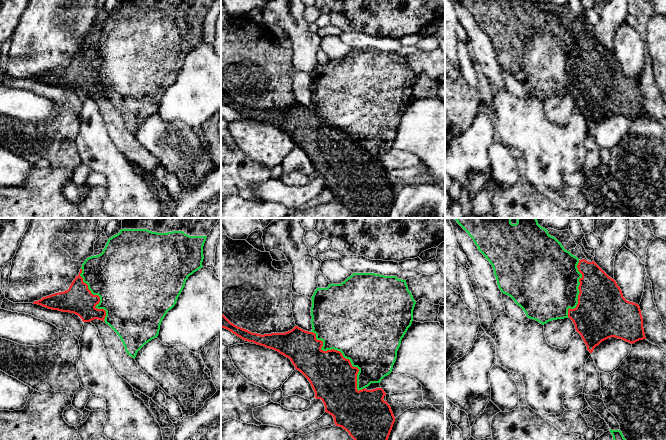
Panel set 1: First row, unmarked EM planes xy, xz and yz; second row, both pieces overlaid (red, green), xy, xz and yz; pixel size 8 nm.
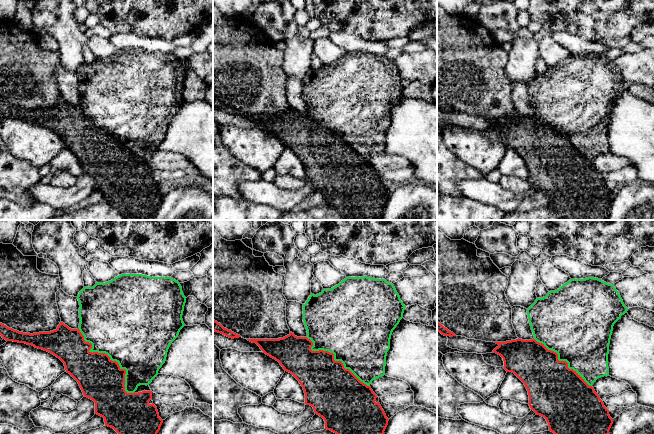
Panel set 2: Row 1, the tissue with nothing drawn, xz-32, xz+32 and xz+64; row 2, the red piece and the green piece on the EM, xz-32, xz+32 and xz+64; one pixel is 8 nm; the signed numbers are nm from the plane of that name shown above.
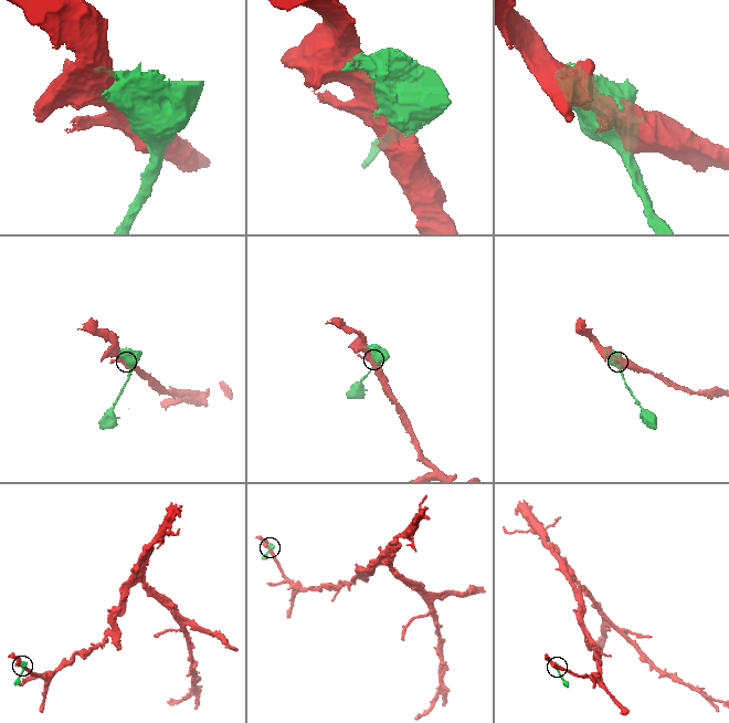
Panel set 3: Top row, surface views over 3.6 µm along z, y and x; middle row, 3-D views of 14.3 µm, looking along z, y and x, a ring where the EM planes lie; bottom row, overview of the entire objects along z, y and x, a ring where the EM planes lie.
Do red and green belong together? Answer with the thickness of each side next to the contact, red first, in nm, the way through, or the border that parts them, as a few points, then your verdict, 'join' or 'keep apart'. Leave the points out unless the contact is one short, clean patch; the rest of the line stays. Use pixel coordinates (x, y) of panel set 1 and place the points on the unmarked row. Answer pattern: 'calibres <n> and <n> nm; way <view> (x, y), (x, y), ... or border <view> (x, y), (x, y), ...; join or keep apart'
calibres 360 and 480 nm; keep apart

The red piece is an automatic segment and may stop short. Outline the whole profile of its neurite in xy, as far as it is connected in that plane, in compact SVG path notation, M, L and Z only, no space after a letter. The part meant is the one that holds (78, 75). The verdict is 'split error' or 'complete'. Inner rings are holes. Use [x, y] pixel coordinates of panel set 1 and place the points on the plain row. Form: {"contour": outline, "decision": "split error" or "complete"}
{"contour": "M80 45L79 51L73 56L68 66L43 73L34 77L33 80L52 86L74 89L83 98L90 98L94 95L104 97L106 87L96 84L96 81L100 78L100 73L91 69L88 61L83 58L81 49L82 45Z", "decision": "complete"}

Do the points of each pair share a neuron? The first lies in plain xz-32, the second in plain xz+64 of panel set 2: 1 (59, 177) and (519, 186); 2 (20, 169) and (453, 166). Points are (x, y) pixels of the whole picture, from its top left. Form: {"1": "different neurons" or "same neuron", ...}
{"1": "same neuron", "2": "same neuron"}

